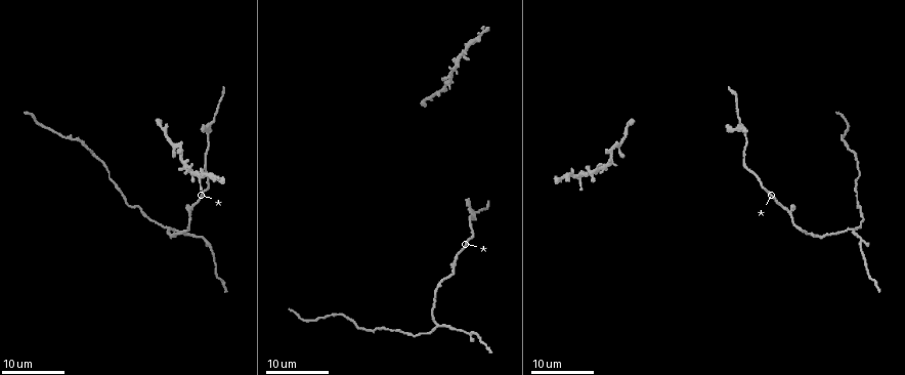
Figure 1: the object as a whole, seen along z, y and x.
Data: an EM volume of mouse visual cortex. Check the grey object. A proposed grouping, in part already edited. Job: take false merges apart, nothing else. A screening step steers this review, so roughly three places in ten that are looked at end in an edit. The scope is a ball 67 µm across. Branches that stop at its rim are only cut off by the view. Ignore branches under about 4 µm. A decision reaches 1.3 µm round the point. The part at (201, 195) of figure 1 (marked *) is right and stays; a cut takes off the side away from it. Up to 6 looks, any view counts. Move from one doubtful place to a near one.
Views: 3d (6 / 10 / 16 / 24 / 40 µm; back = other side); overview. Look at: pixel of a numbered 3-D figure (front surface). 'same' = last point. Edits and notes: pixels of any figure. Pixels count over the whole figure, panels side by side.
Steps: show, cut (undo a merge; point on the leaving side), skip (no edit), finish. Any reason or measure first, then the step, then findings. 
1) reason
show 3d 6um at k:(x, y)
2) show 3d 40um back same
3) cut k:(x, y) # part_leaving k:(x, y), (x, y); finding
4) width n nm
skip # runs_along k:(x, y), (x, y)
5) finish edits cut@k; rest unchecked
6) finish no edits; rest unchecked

arms part here
show 3d 24um at 1:(851, 229)

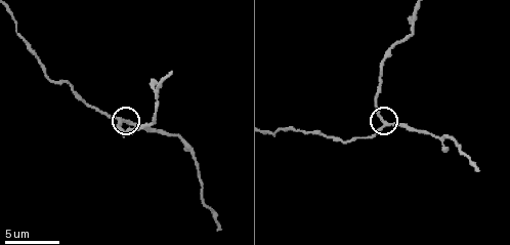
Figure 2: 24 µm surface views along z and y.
show 3d 6um at 2:(386, 126)

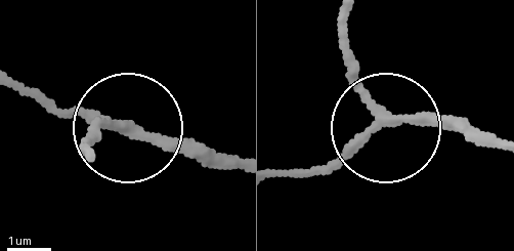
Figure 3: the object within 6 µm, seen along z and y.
arms 3
skip # runs_along 3:(346, 16), (353, 71), (376, 115), (481, 137); continuous, no second cell

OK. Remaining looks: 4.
side arm on a straight run
show 3d 24um at 1:(328, 315)

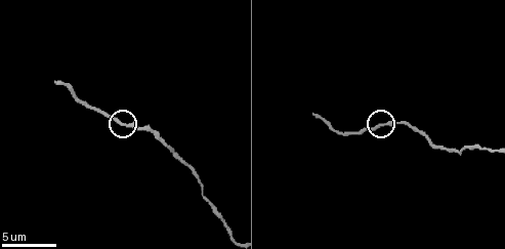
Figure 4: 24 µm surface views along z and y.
show 3d 10um at 4:(381, 125)

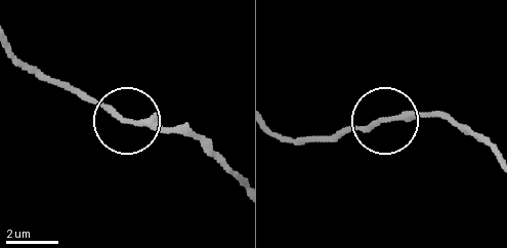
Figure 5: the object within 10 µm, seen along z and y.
show 3d 6um at 5:(388, 120)

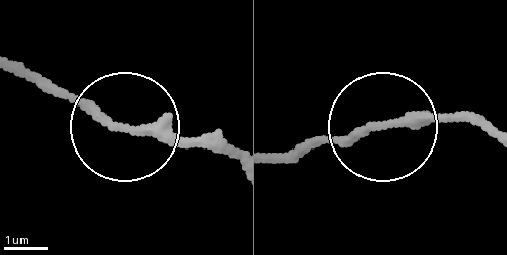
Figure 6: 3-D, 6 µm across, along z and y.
width 170 nm
skip # runs_along 6:(492, 129), (426, 115), (297, 144); one cell here

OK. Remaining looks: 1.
finish no edits; rest unchecked

